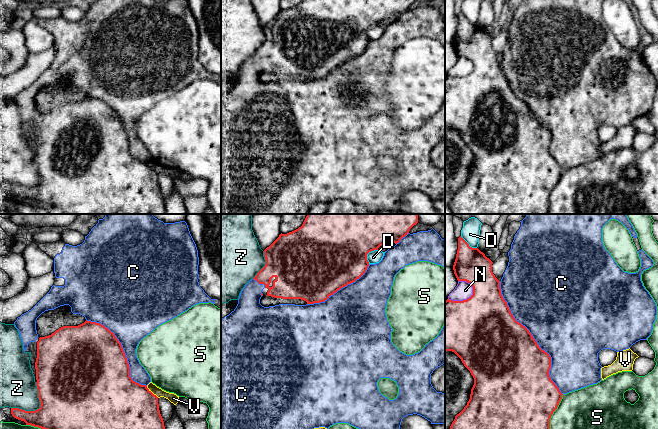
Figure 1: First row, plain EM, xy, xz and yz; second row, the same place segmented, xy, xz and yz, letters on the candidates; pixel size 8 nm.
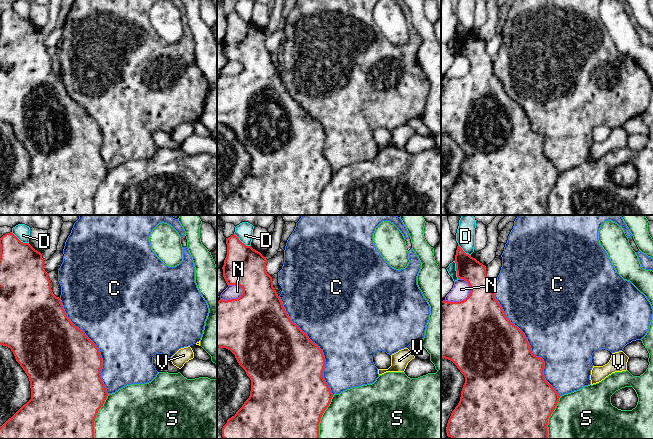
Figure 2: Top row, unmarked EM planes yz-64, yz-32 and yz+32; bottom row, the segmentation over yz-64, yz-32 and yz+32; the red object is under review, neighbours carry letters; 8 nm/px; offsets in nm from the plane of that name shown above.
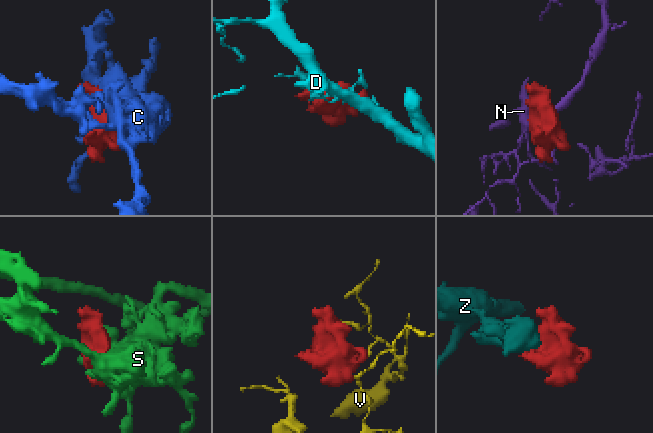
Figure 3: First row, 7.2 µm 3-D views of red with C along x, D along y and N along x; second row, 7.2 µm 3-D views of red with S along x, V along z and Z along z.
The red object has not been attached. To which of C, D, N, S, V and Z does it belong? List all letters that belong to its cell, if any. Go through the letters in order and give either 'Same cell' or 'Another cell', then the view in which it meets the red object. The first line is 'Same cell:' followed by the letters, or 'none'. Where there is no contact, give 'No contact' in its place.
Same cell: C
C: Same cell. Touches red in yz
D: Another cell. Touches red in xz
N: Another cell. Touches red in yz
S: Another cell. Touches red in yz
V: Another cell. Touches red in xy
Z: Another cell. Touches red in xy

